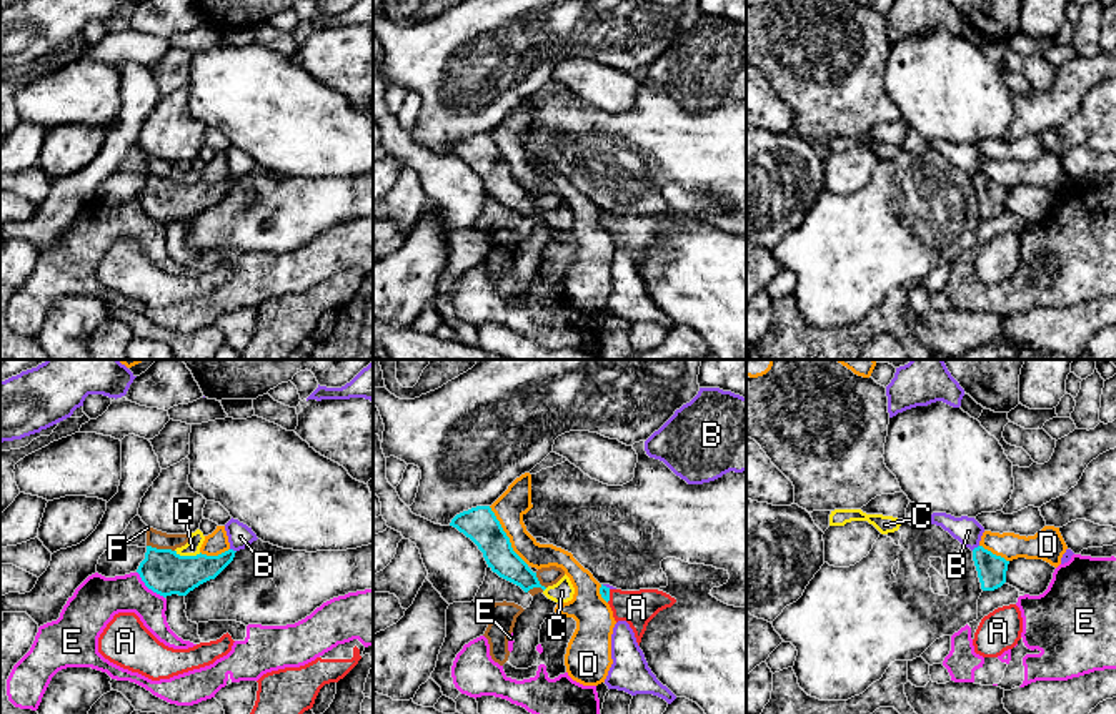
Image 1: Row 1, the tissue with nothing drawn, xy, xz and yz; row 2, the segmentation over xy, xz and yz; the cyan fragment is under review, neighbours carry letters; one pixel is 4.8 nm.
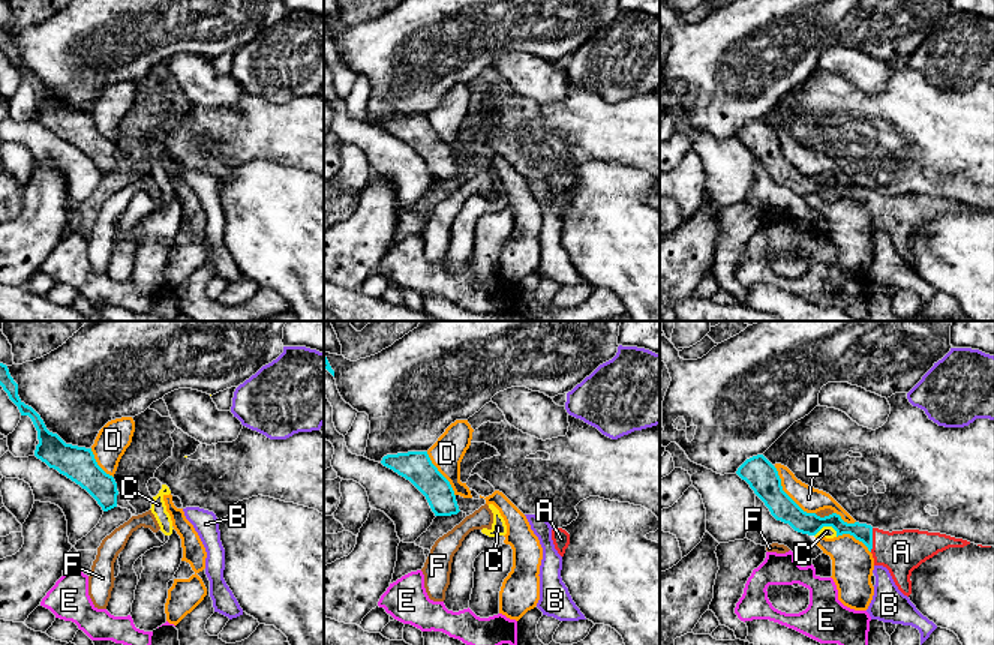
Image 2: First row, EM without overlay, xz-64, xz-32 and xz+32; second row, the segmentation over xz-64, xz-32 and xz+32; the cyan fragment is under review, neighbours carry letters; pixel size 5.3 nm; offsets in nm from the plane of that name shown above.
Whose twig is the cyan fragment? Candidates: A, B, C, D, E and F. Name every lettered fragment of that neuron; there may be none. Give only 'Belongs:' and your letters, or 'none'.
Belongs: A

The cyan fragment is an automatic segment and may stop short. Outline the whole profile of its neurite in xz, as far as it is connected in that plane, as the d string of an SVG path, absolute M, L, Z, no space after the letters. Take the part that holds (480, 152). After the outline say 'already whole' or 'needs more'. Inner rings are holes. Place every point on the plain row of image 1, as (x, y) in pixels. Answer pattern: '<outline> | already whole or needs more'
M476 133L456 141L450 153L470 165L488 195L500 205L520 213L525 220L533 215L546 216L540 211L536 200L513 178L510 165L490 133Z | already whole

